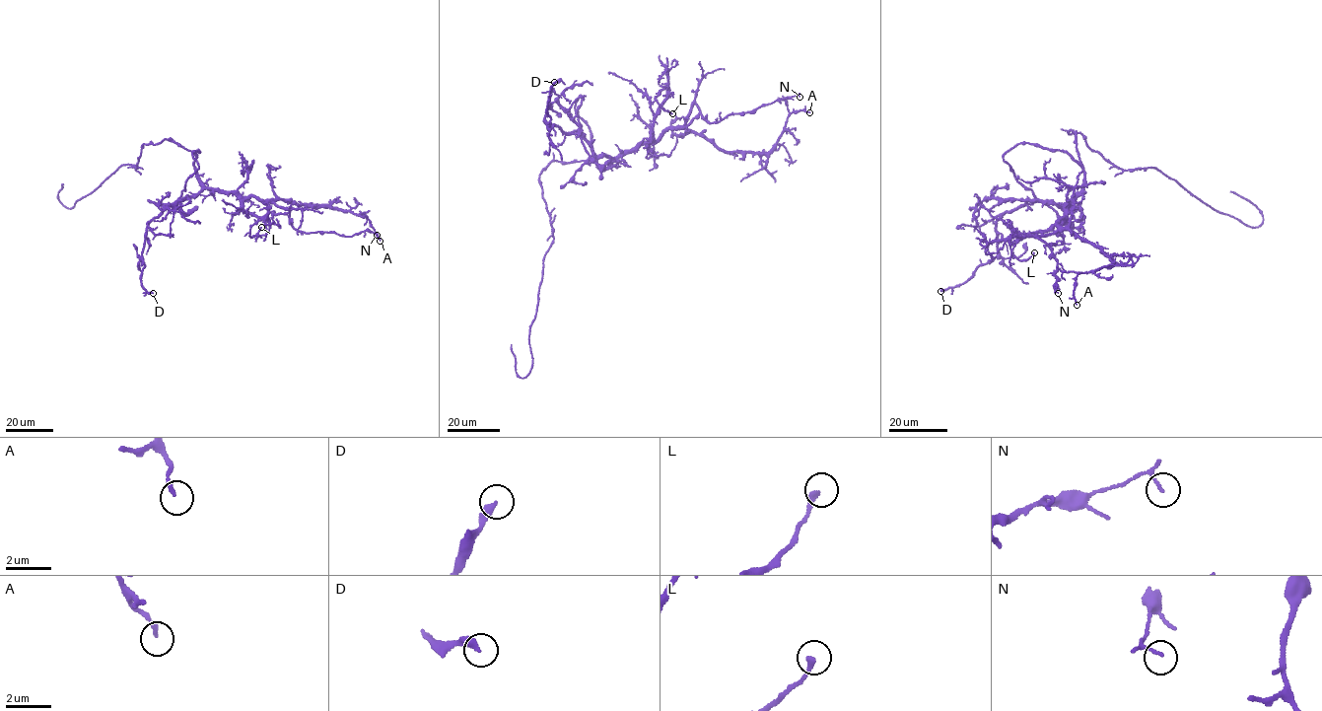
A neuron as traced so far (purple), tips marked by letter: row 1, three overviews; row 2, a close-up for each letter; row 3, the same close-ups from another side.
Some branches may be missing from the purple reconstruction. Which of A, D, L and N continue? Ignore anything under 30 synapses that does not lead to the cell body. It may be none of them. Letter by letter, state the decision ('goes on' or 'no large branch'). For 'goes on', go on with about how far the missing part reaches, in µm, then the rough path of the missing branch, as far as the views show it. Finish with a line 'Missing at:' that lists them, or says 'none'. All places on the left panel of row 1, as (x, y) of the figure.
A: no large branch
D: no large branch
L: no large branch
N: no large branch
Missing at: none

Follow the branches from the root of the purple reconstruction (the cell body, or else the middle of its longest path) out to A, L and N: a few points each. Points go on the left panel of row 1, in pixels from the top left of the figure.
A: (174, 141), (195, 155), (196, 177), (206, 187), (243, 197), (349, 211), (368, 218), (380, 241)
L: (174, 141), (195, 155), (204, 185), (231, 191), (246, 211), (266, 216), (251, 226), (251, 238), (261, 227)
N: (174, 141), (195, 155), (196, 177), (204, 185), (287, 208), (289, 222), (300, 231), (377, 235)

